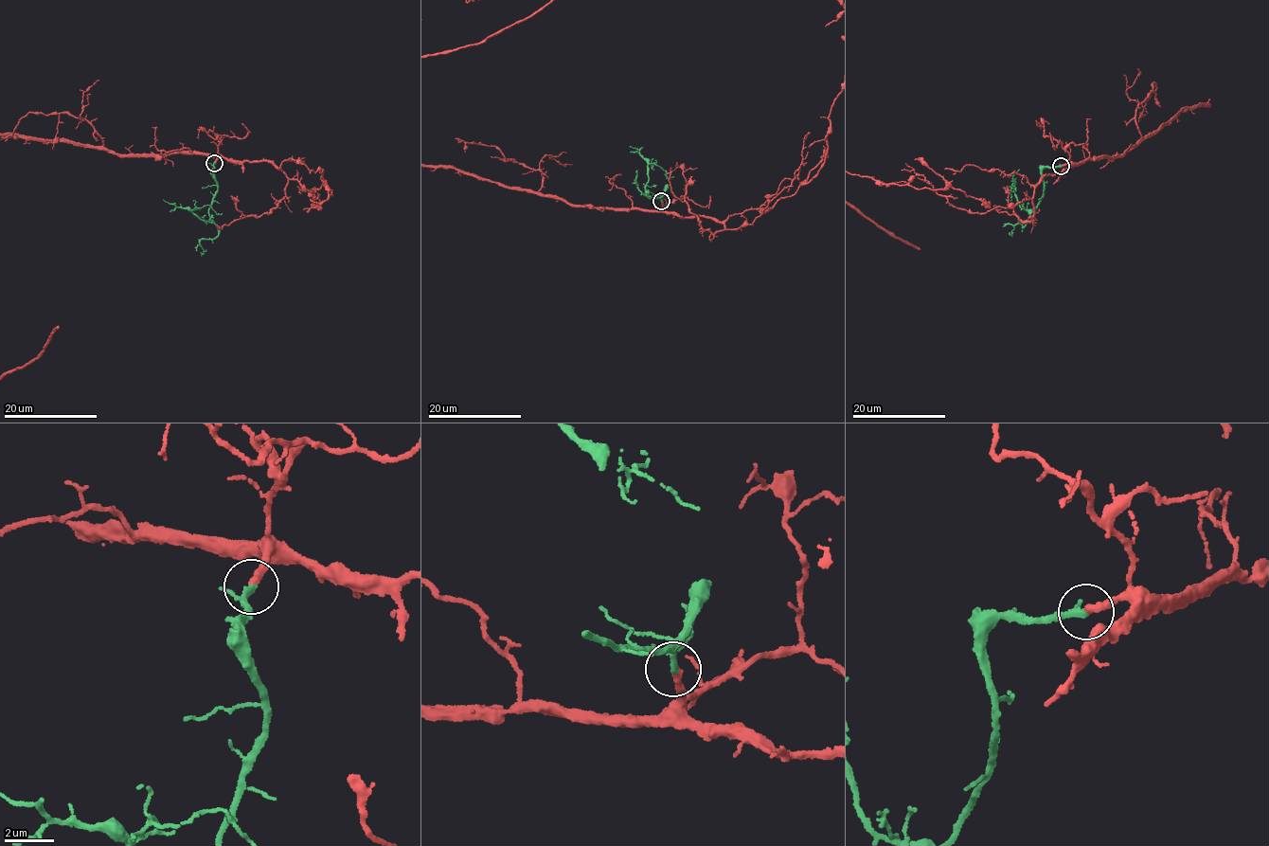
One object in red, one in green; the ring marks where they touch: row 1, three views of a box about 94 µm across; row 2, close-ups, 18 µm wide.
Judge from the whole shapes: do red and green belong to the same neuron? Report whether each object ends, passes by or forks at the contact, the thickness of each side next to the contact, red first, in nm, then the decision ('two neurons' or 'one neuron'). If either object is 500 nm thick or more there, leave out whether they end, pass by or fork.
red ends there; green passes by; 280 nm thick on the red side, 200 nm on the other; one neuron

